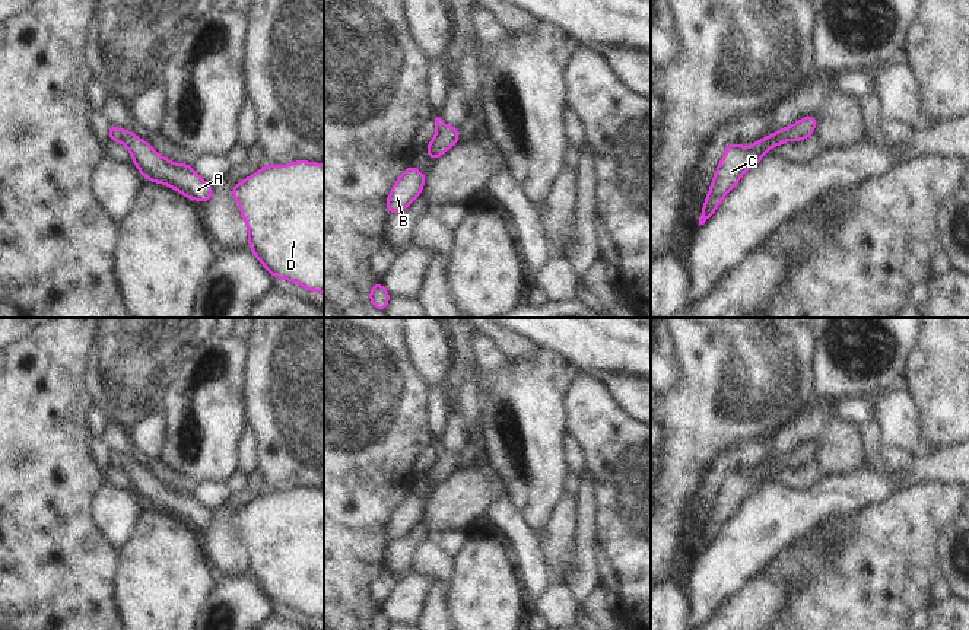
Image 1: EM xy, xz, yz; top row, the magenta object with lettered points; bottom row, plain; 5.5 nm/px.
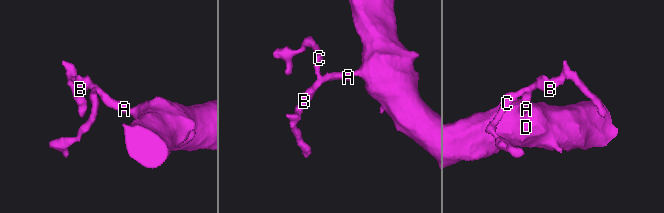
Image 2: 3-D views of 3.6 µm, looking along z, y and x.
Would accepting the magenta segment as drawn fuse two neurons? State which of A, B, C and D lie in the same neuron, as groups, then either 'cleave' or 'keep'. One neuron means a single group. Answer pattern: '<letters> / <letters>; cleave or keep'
A B C D; keep

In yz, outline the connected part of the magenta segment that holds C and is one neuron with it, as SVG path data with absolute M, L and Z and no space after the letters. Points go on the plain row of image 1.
M817 442L803 443L790 454L782 454L773 461L754 468L749 474L743 471L727 471L724 483L715 496L709 519L705 524L699 553L703 551L718 535L724 524L740 509L747 496L763 486L772 474L785 468L803 468L814 461Z

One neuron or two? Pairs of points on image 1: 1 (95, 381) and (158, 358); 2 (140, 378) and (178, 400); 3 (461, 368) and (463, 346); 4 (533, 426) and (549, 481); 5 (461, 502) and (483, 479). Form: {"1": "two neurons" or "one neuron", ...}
{"1": "one neuron", "2": "two neurons", "3": "one neuron", "4": "one neuron", "5": "one neuron"}

